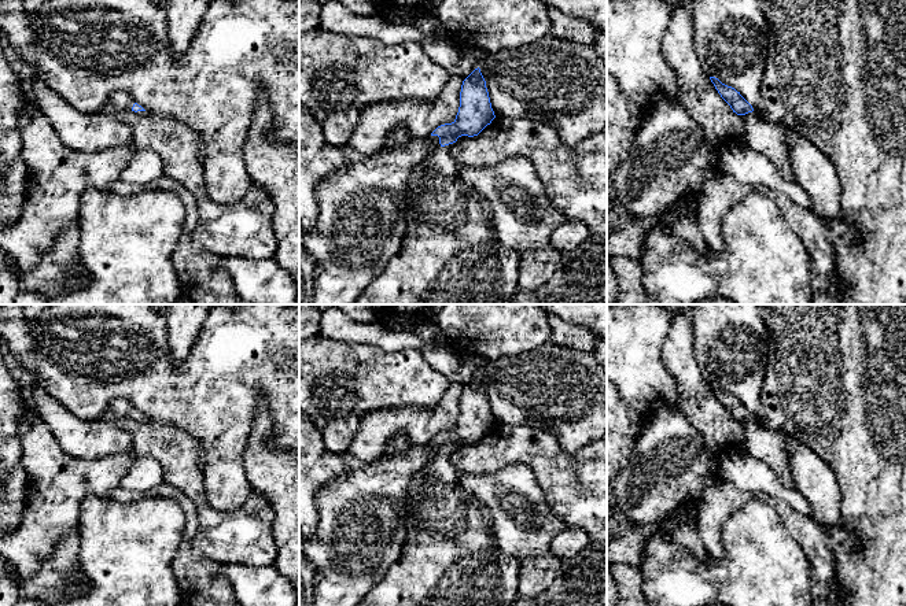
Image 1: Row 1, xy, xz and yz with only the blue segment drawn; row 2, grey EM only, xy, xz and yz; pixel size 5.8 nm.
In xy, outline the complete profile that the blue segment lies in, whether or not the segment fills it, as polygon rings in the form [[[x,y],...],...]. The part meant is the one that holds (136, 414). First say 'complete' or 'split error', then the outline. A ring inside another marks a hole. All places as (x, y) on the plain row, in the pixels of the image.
split error | [[[115,398],[110,402],[108,406],[110,410],[113,410],[119,417],[132,417],[135,420],[137,418],[146,418],[141,413],[139,413],[133,404],[124,399],[124,398]]]

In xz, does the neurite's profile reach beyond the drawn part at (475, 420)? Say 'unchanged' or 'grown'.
grown

